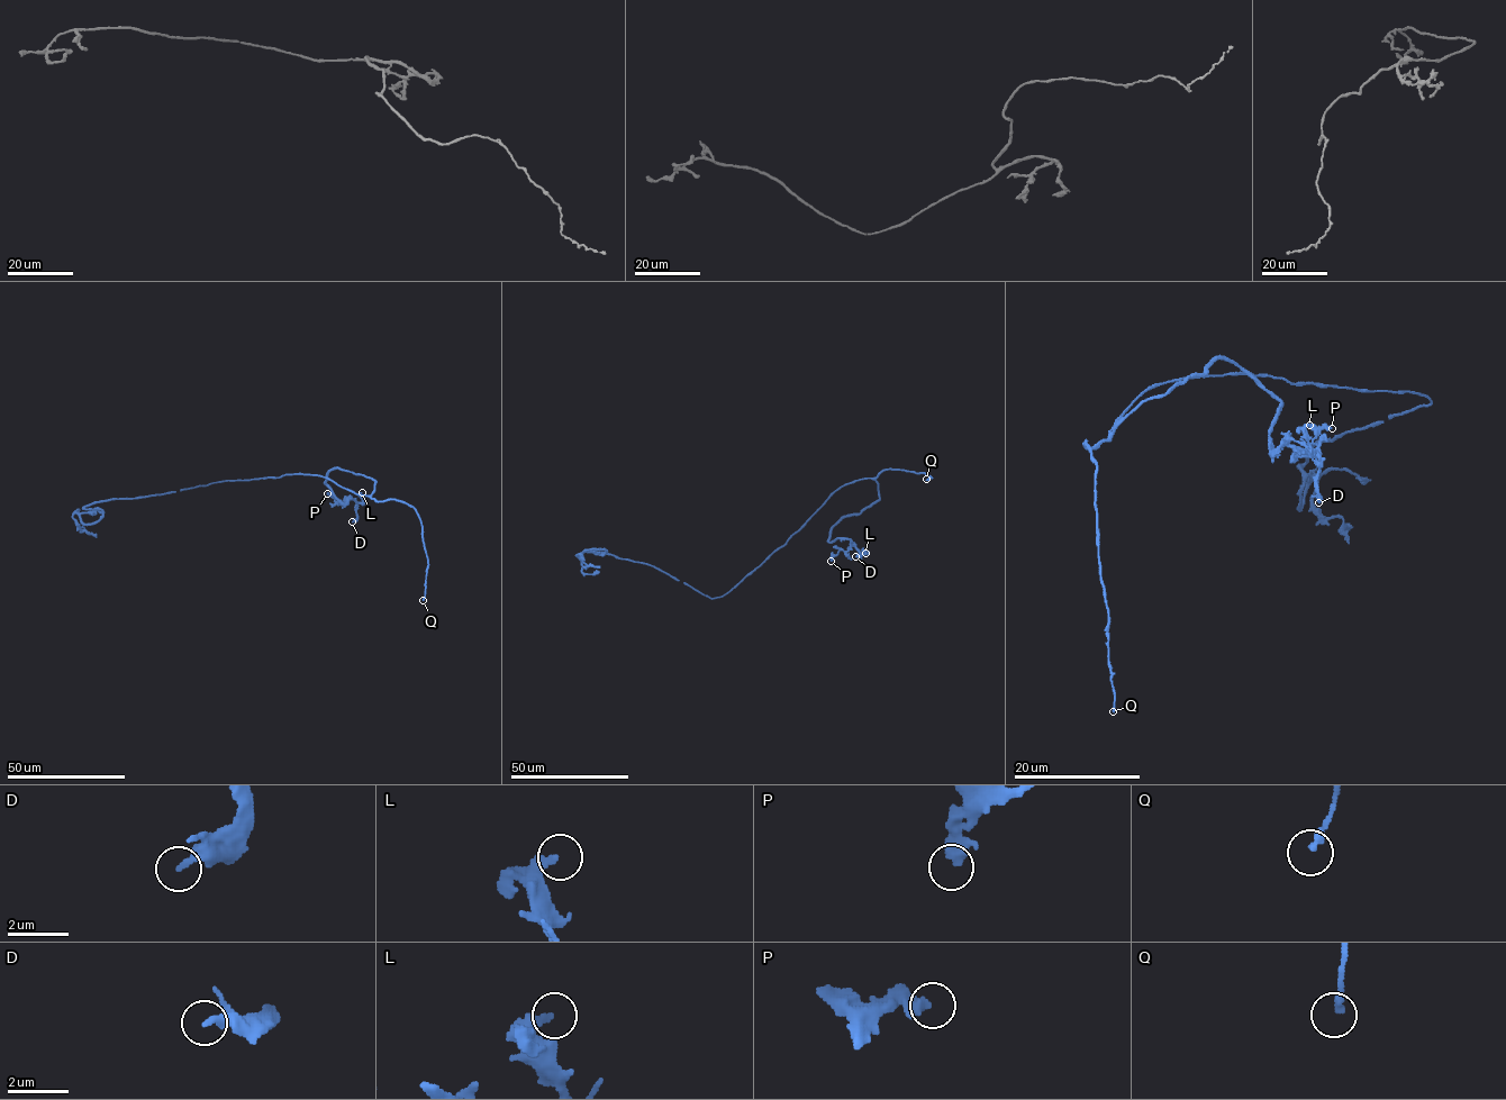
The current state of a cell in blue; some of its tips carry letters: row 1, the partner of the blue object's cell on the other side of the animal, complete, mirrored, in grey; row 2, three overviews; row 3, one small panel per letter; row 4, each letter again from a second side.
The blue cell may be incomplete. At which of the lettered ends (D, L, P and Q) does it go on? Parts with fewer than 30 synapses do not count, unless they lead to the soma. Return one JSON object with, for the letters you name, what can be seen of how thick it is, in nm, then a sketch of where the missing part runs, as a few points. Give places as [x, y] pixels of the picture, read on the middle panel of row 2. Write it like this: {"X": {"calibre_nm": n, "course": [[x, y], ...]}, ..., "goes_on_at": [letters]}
{"goes_on_at": []}

